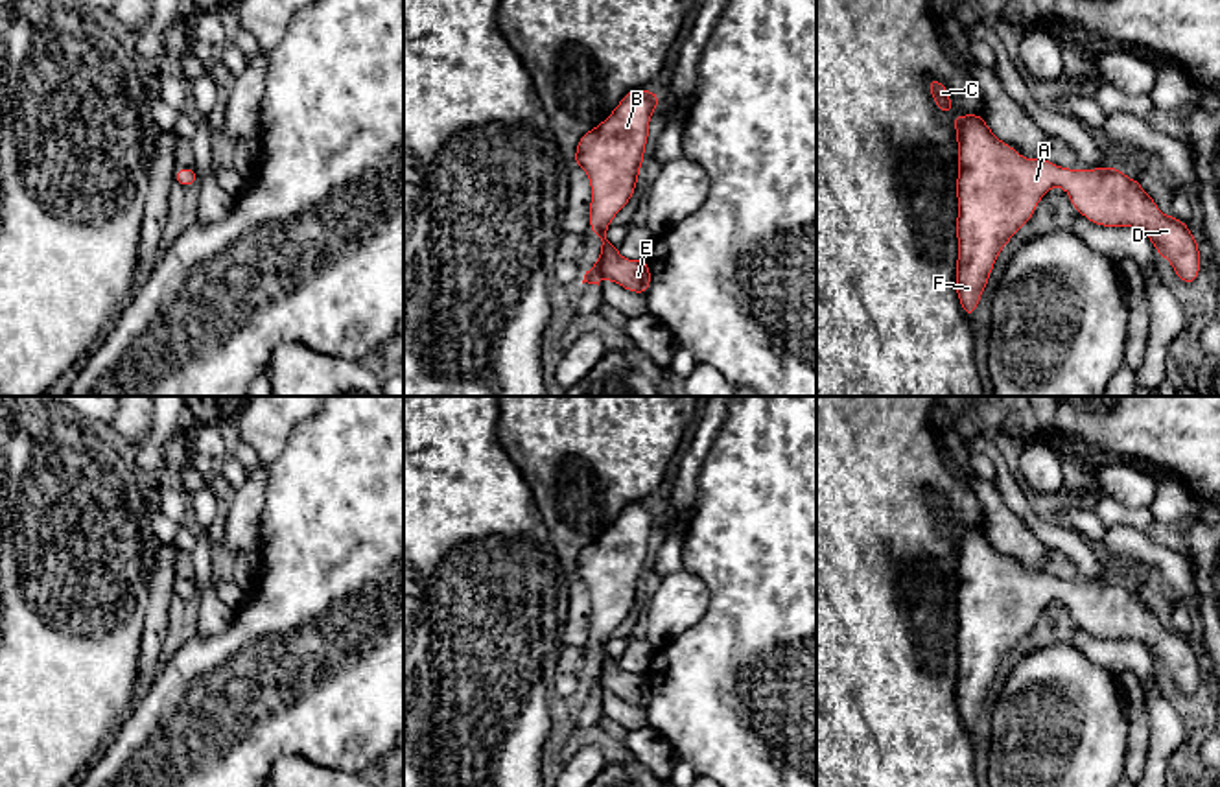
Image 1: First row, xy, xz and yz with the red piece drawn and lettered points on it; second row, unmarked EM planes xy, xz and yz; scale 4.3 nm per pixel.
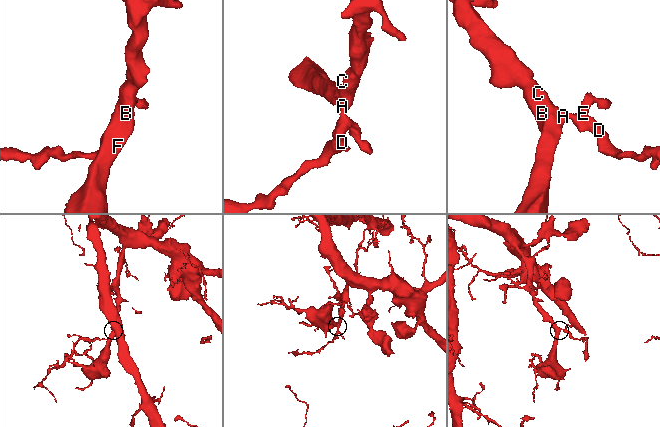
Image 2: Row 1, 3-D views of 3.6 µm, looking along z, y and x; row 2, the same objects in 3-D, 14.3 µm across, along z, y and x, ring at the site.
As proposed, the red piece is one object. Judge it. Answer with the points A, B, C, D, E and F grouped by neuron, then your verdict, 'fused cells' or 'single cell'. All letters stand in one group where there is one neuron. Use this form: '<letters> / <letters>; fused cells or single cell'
A B C D E F; single cell

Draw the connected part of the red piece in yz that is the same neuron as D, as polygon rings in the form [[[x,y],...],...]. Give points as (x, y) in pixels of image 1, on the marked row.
[[[980,114],[955,116],[953,125],[958,142],[956,295],[969,319],[999,253],[1052,186],[1063,188],[1074,210],[1095,225],[1141,229],[1181,282],[1196,282],[1198,240],[1185,221],[1165,216],[1137,179],[1111,166],[1080,171],[1025,159],[1001,142]]]

